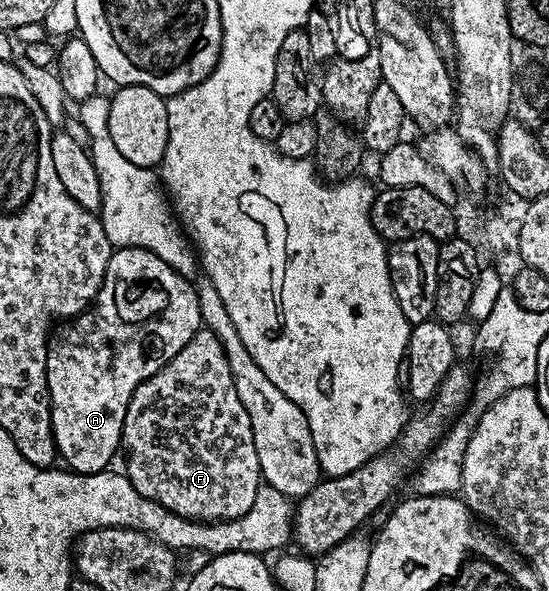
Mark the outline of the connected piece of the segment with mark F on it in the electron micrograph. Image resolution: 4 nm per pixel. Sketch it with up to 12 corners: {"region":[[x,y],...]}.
{"region":[[198,329],[135,387],[123,469],[194,521],[263,483],[223,343]]}

